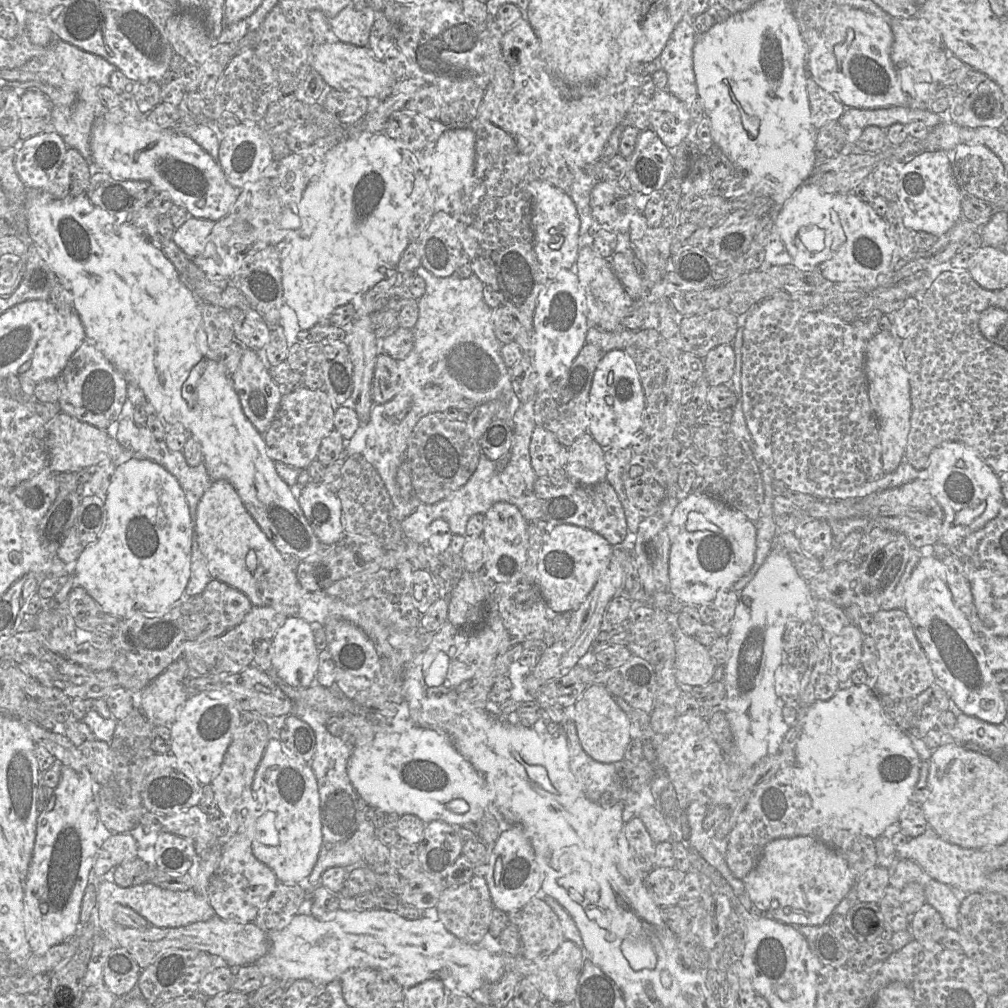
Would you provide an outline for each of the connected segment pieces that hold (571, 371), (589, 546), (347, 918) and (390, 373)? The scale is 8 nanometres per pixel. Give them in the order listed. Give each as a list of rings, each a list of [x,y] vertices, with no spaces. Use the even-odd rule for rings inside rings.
[[[586,343],[571,366],[547,389],[537,392],[533,400],[533,420],[536,426],[552,432],[566,448],[582,434],[588,432],[589,418],[586,407],[596,367],[604,352],[594,344]]]
[[[572,524],[555,526],[542,544],[536,568],[536,585],[549,610],[556,614],[576,610],[607,569],[614,550],[603,536],[590,529]]]
[[[338,908],[330,917],[326,919],[318,919],[312,916],[308,911],[301,911],[297,913],[292,920],[284,928],[269,933],[270,935],[270,947],[268,952],[254,962],[264,975],[266,979],[283,979],[283,980],[296,980],[296,979],[309,979],[318,984],[325,984],[332,980],[339,979],[339,977],[348,969],[354,967],[368,967],[382,971],[389,977],[397,981],[403,988],[409,988],[418,983],[421,983],[430,978],[438,978],[442,981],[444,986],[451,992],[450,994],[467,995],[471,997],[471,994],[476,990],[487,990],[488,987],[493,986],[499,982],[506,974],[506,969],[503,962],[503,953],[492,953],[488,949],[478,945],[467,944],[452,933],[450,933],[440,920],[433,921],[428,917],[422,917],[419,919],[406,919],[398,914],[397,911],[388,911],[380,908],[373,908],[368,910],[343,910]]]
[[[385,353],[377,356],[372,382],[374,404],[384,404],[398,393],[398,361]]]

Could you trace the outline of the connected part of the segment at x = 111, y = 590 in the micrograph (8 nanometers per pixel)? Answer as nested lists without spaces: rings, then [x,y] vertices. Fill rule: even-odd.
[[[132,458],[126,463],[116,467],[112,482],[107,490],[104,504],[106,509],[106,519],[99,539],[95,543],[85,546],[73,564],[74,587],[84,588],[104,613],[120,619],[130,618],[136,614],[163,616],[172,608],[179,607],[186,596],[185,589],[191,574],[193,522],[190,517],[189,506],[185,494],[178,480],[164,467],[152,460]]]

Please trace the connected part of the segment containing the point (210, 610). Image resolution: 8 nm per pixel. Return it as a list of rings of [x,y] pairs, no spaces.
[[[212,579],[205,587],[201,611],[209,626],[227,627],[242,620],[252,608],[249,598],[236,588]]]

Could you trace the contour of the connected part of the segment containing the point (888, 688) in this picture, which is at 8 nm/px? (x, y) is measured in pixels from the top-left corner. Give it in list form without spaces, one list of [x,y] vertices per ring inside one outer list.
[[[880,609],[873,614],[873,638],[878,652],[878,677],[875,695],[884,693],[896,701],[911,699],[932,685],[936,679],[929,660],[919,644],[913,625],[904,611]]]

